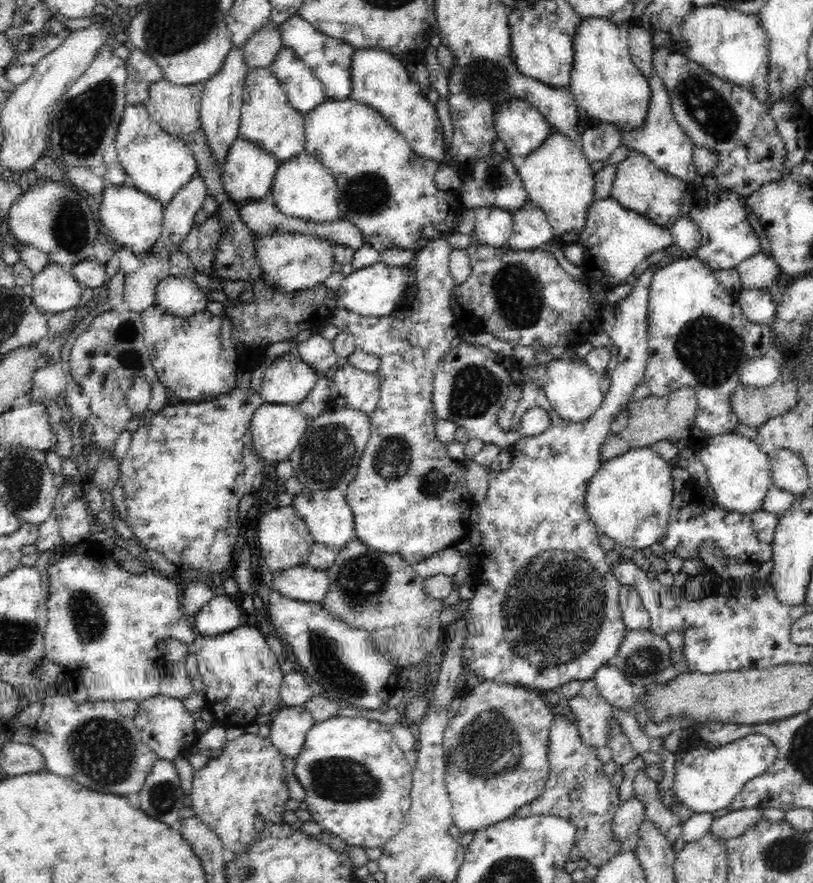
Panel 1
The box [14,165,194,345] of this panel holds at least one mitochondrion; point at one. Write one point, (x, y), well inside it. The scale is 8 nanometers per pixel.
(69, 225)

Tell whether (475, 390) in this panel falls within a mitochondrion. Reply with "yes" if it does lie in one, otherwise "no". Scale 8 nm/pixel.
yes

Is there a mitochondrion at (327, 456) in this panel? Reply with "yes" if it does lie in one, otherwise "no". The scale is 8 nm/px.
yes

